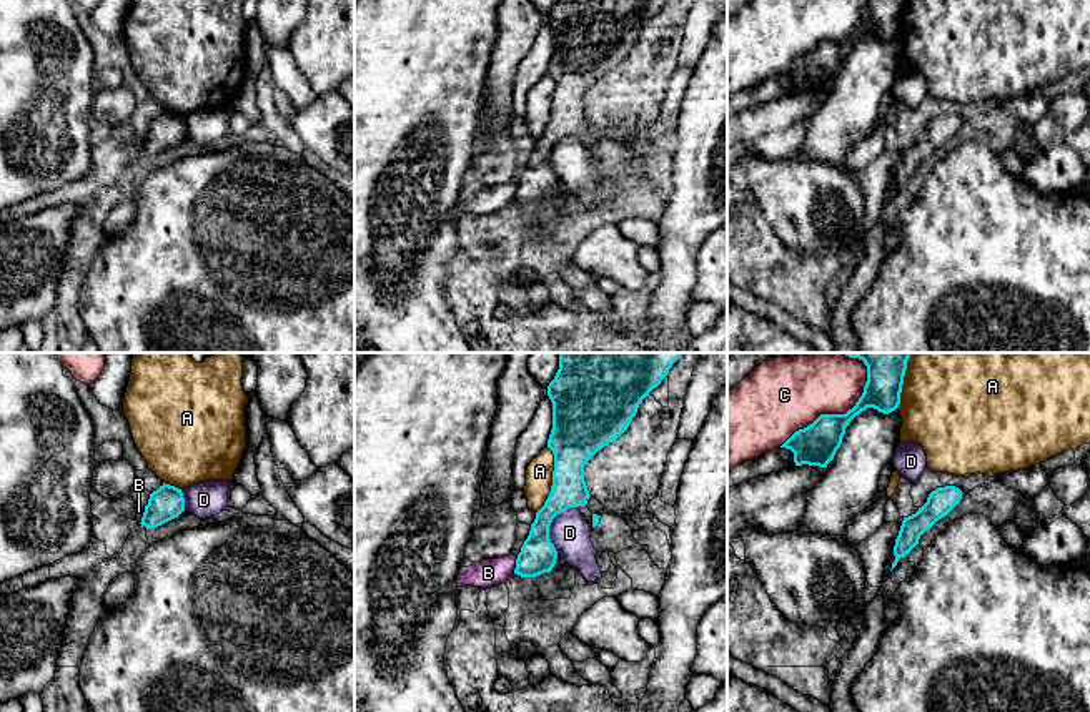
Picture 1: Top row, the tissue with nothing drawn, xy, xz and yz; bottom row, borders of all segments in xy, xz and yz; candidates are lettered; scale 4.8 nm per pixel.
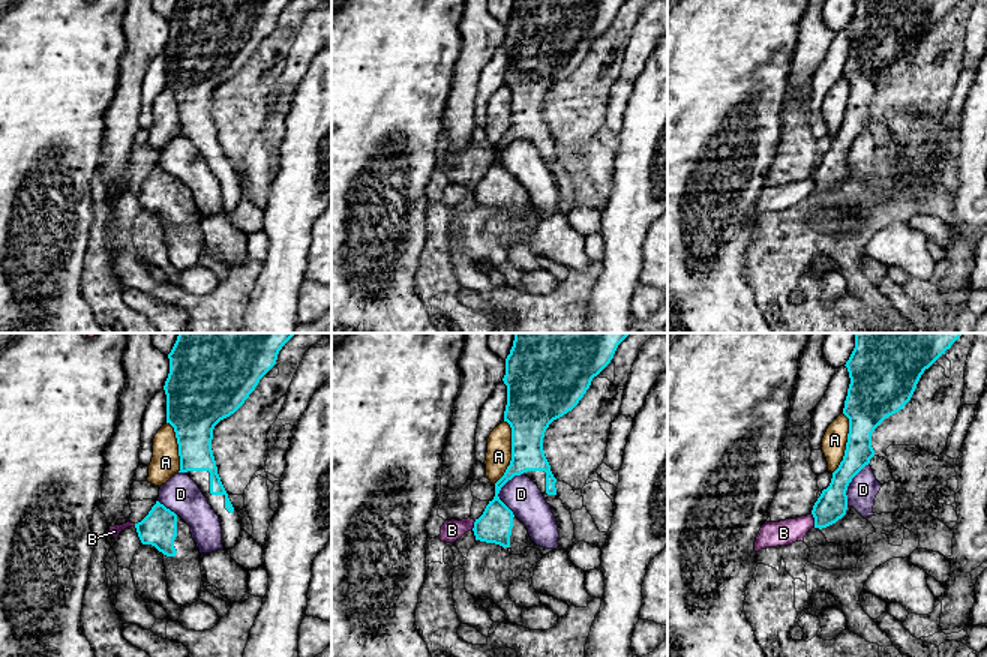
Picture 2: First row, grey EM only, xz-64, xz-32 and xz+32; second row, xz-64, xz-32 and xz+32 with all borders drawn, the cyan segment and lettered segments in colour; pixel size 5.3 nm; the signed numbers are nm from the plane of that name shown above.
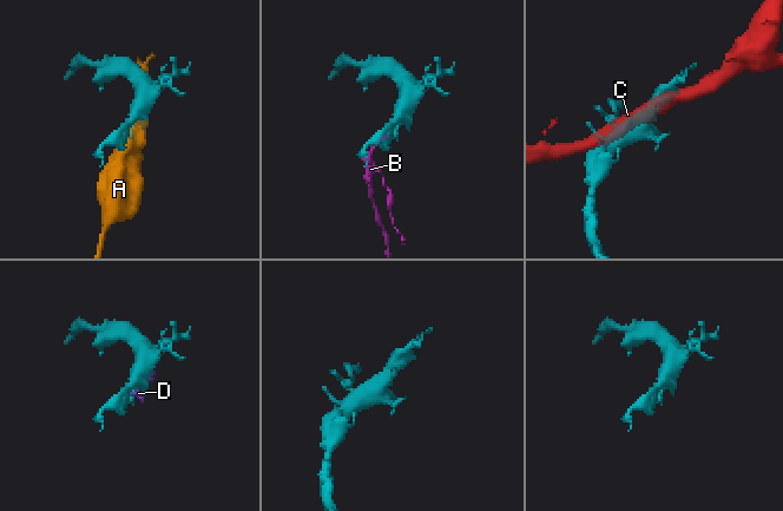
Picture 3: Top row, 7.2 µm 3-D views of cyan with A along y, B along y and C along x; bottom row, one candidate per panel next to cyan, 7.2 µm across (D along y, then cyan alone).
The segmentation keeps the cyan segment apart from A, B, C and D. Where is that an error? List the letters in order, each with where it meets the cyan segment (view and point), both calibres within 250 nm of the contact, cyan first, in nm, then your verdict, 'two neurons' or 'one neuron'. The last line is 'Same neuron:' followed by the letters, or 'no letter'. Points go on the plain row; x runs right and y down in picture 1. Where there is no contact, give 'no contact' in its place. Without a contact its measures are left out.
A: meets cyan in xz at (553, 107); 240 nm thick on the cyan side, 130 nm on the other; two neurons
B: meets cyan in xz at (516, 192); 180 nm thick on the cyan side, 130 nm on the other; two neurons
C: meets cyan in yz at (832, 42); 200 nm thick on the cyan side, 300 nm on the other; two neurons
D: meets cyan in xz at (549, 152); 180 nm thick on the cyan side, 200 nm on the other; two neurons
Same neuron: no letter

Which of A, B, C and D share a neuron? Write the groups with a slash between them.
A / B / C / D

